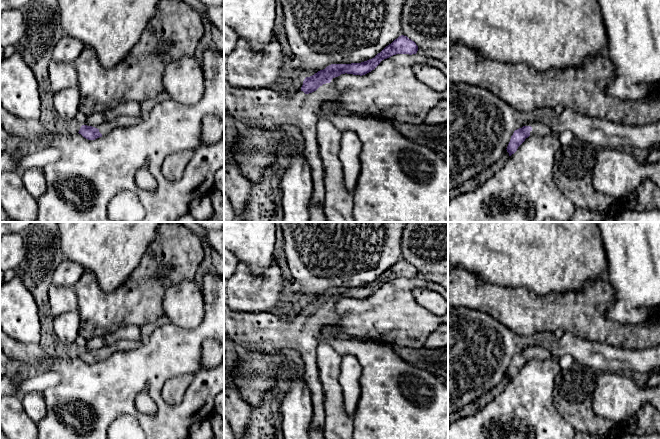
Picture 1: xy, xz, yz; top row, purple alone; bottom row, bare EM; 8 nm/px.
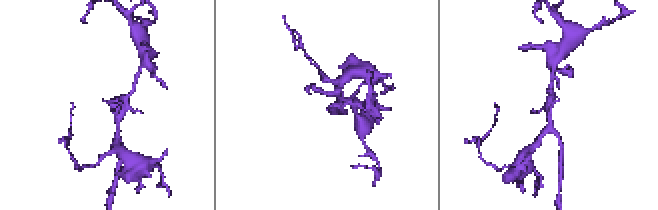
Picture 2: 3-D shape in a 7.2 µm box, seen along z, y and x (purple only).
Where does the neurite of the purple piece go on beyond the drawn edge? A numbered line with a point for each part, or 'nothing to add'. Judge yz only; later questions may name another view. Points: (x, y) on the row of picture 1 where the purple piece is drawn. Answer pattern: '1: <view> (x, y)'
1: yz (538, 128)

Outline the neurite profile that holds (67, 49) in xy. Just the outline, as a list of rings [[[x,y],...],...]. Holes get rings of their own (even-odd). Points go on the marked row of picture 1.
[[[64,34],[53,48],[52,61],[74,63],[84,46],[80,40]]]

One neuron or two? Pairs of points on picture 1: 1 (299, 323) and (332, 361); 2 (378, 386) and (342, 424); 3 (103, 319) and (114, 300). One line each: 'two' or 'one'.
1: two
2: two
3: one

